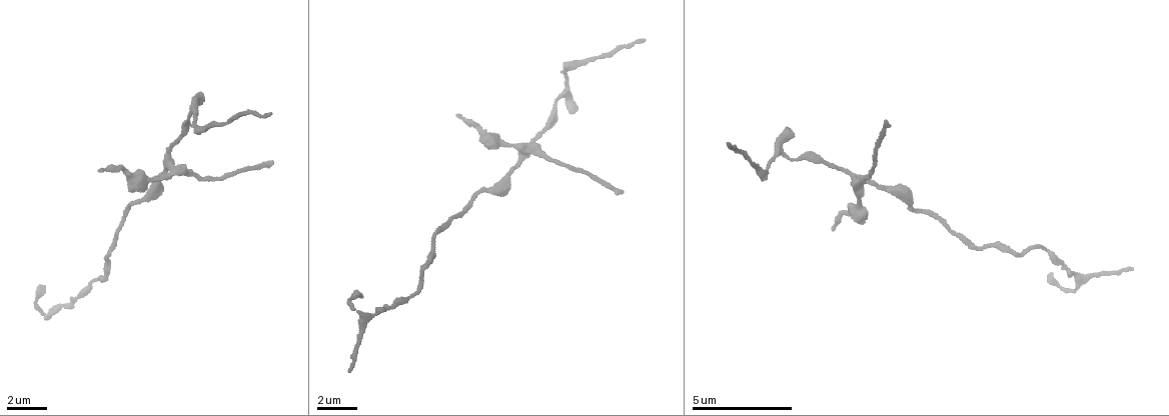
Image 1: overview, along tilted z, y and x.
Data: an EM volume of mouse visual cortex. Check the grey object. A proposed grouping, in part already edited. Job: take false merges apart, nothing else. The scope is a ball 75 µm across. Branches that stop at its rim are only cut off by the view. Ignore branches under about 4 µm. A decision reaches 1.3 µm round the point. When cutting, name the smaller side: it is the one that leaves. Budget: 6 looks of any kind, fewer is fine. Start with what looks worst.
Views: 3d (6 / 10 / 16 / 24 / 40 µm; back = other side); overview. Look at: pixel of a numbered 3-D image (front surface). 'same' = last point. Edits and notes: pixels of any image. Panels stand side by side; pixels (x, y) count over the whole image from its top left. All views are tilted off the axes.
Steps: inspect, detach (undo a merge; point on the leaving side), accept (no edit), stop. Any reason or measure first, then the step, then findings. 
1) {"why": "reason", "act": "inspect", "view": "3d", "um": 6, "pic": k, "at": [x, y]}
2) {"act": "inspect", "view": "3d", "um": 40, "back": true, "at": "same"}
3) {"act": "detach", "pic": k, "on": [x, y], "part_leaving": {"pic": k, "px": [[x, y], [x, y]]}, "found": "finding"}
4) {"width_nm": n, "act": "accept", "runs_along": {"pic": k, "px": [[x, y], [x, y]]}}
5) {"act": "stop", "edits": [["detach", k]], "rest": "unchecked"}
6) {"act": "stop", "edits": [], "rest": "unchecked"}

{"why": "four arms meet", "act": "inspect", "view": "3d", "um": 16, "pic": 1, "at": [859, 192]}

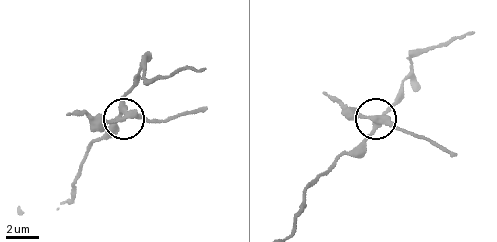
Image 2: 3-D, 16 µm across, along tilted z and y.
{"why": "other side", "act": "inspect", "view": "3d", "um": 16, "back": true, "at": "same"}

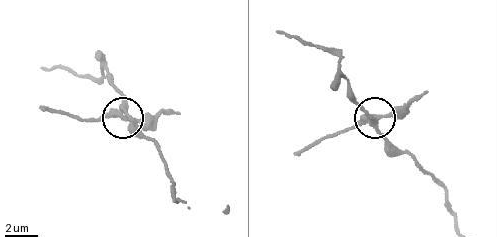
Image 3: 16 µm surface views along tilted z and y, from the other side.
{"width_nm": 320, "act": "detach", "pic": 3, "on": [93, 117], "part_leaving": {"pic": 3, "px": [[116, 116], [84, 118], [42, 107]]}, "found": "a second cell is stuck on"}

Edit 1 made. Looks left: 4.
{"act": "inspect", "view": "overview"}

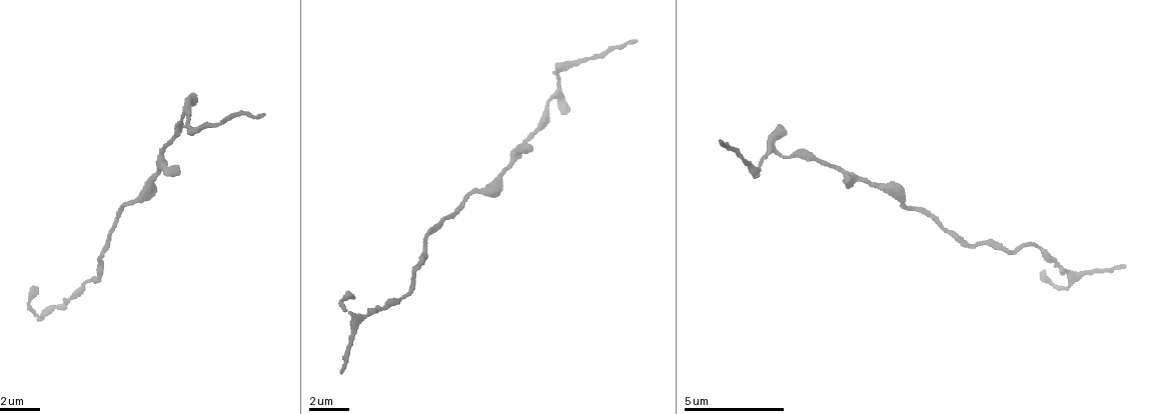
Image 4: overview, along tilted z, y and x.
{"why": "a narrow waist", "act": "inspect", "view": "3d", "um": 16, "pic": 4, "at": [761, 159]}

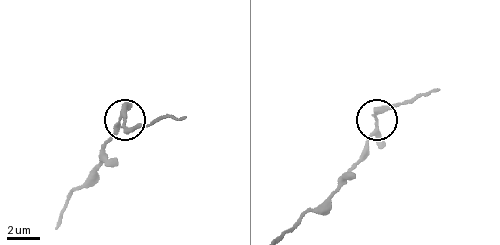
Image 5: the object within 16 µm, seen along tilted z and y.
{"act": "inspect", "view": "3d", "um": 6, "at": "same"}

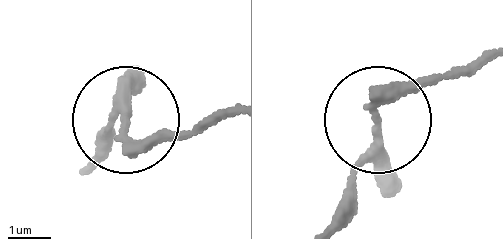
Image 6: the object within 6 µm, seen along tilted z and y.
{"arms": 3, "act": "accept", "runs_along": {"pic": 6, "px": [[324, 225], [381, 101], [449, 76]]}, "found": "all the same cell"}

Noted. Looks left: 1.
{"act": "stop", "edits": [["detach", 3]], "rest": "unchecked"}

